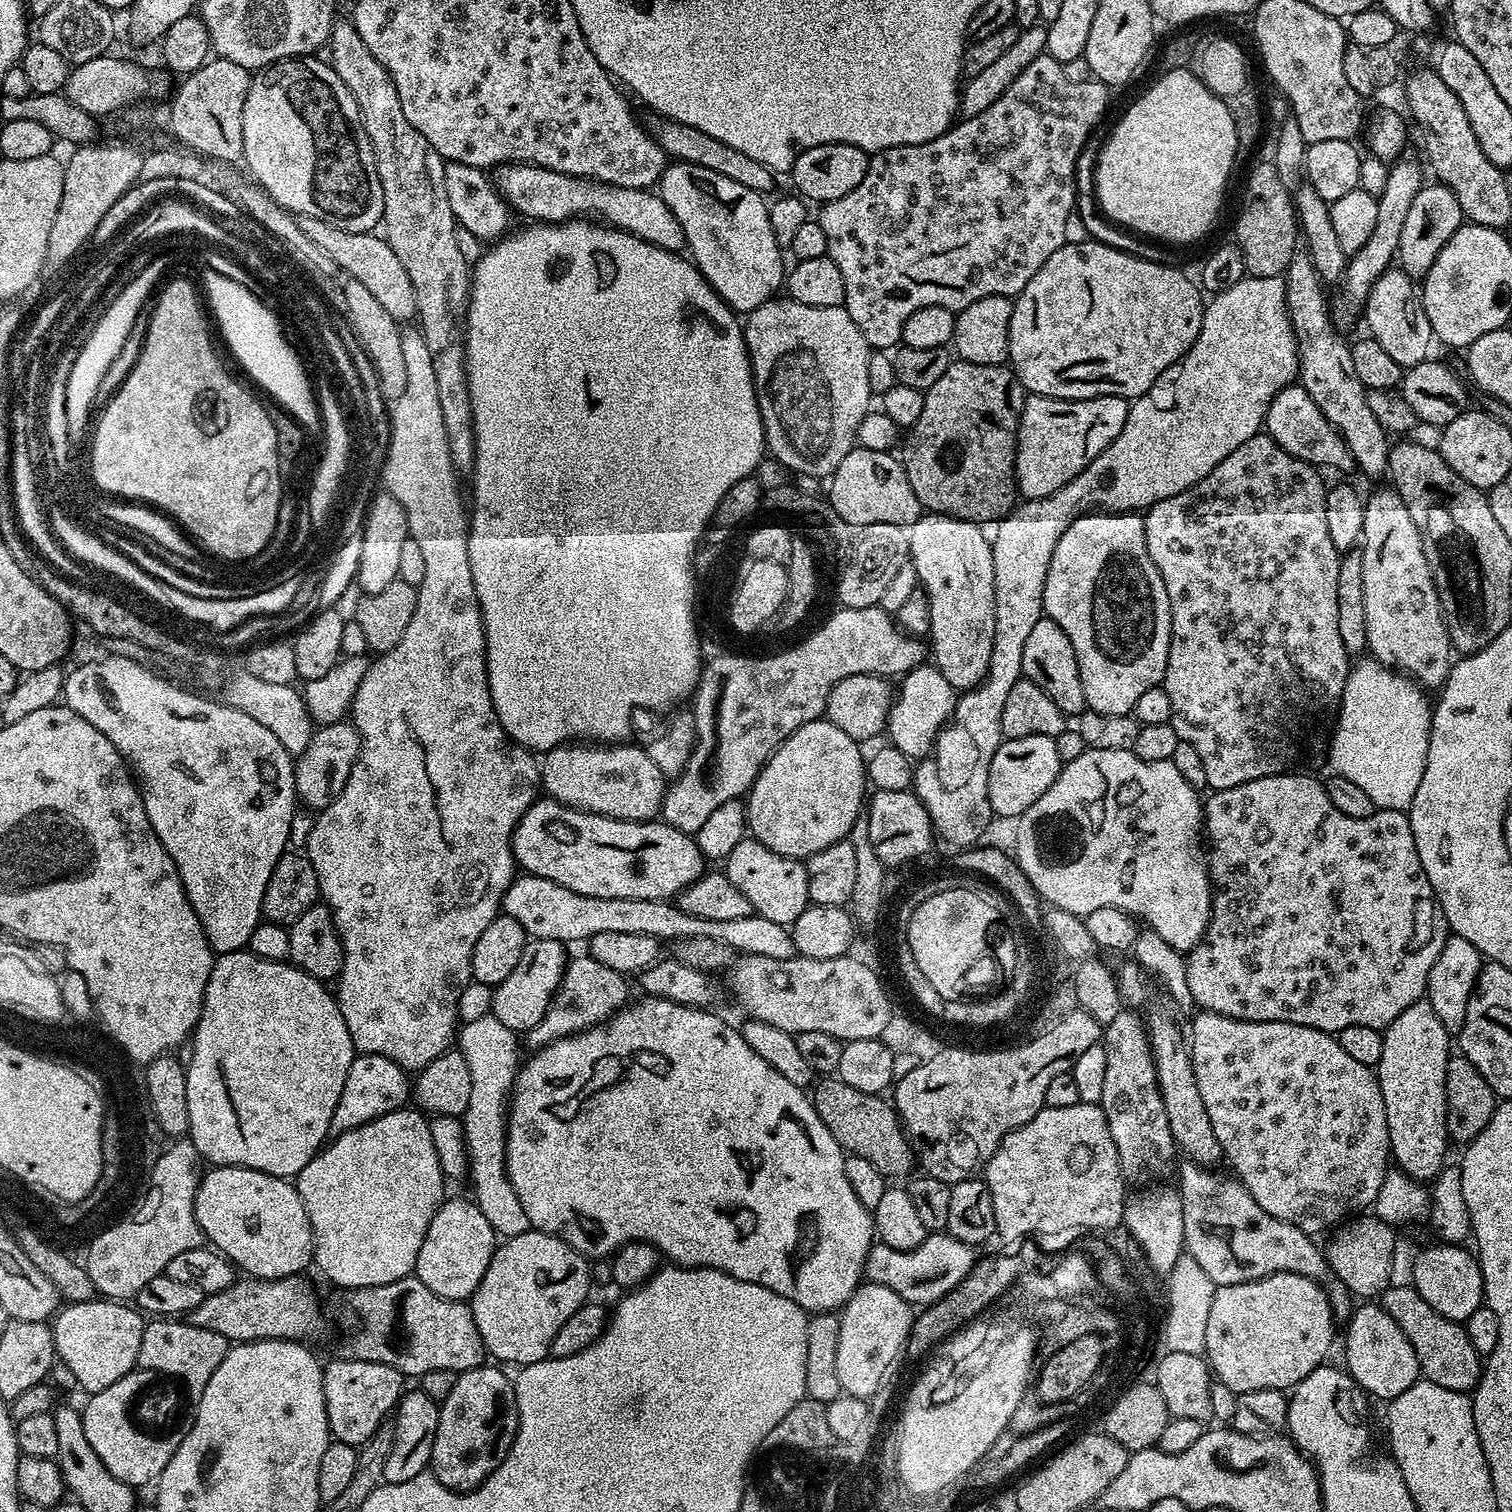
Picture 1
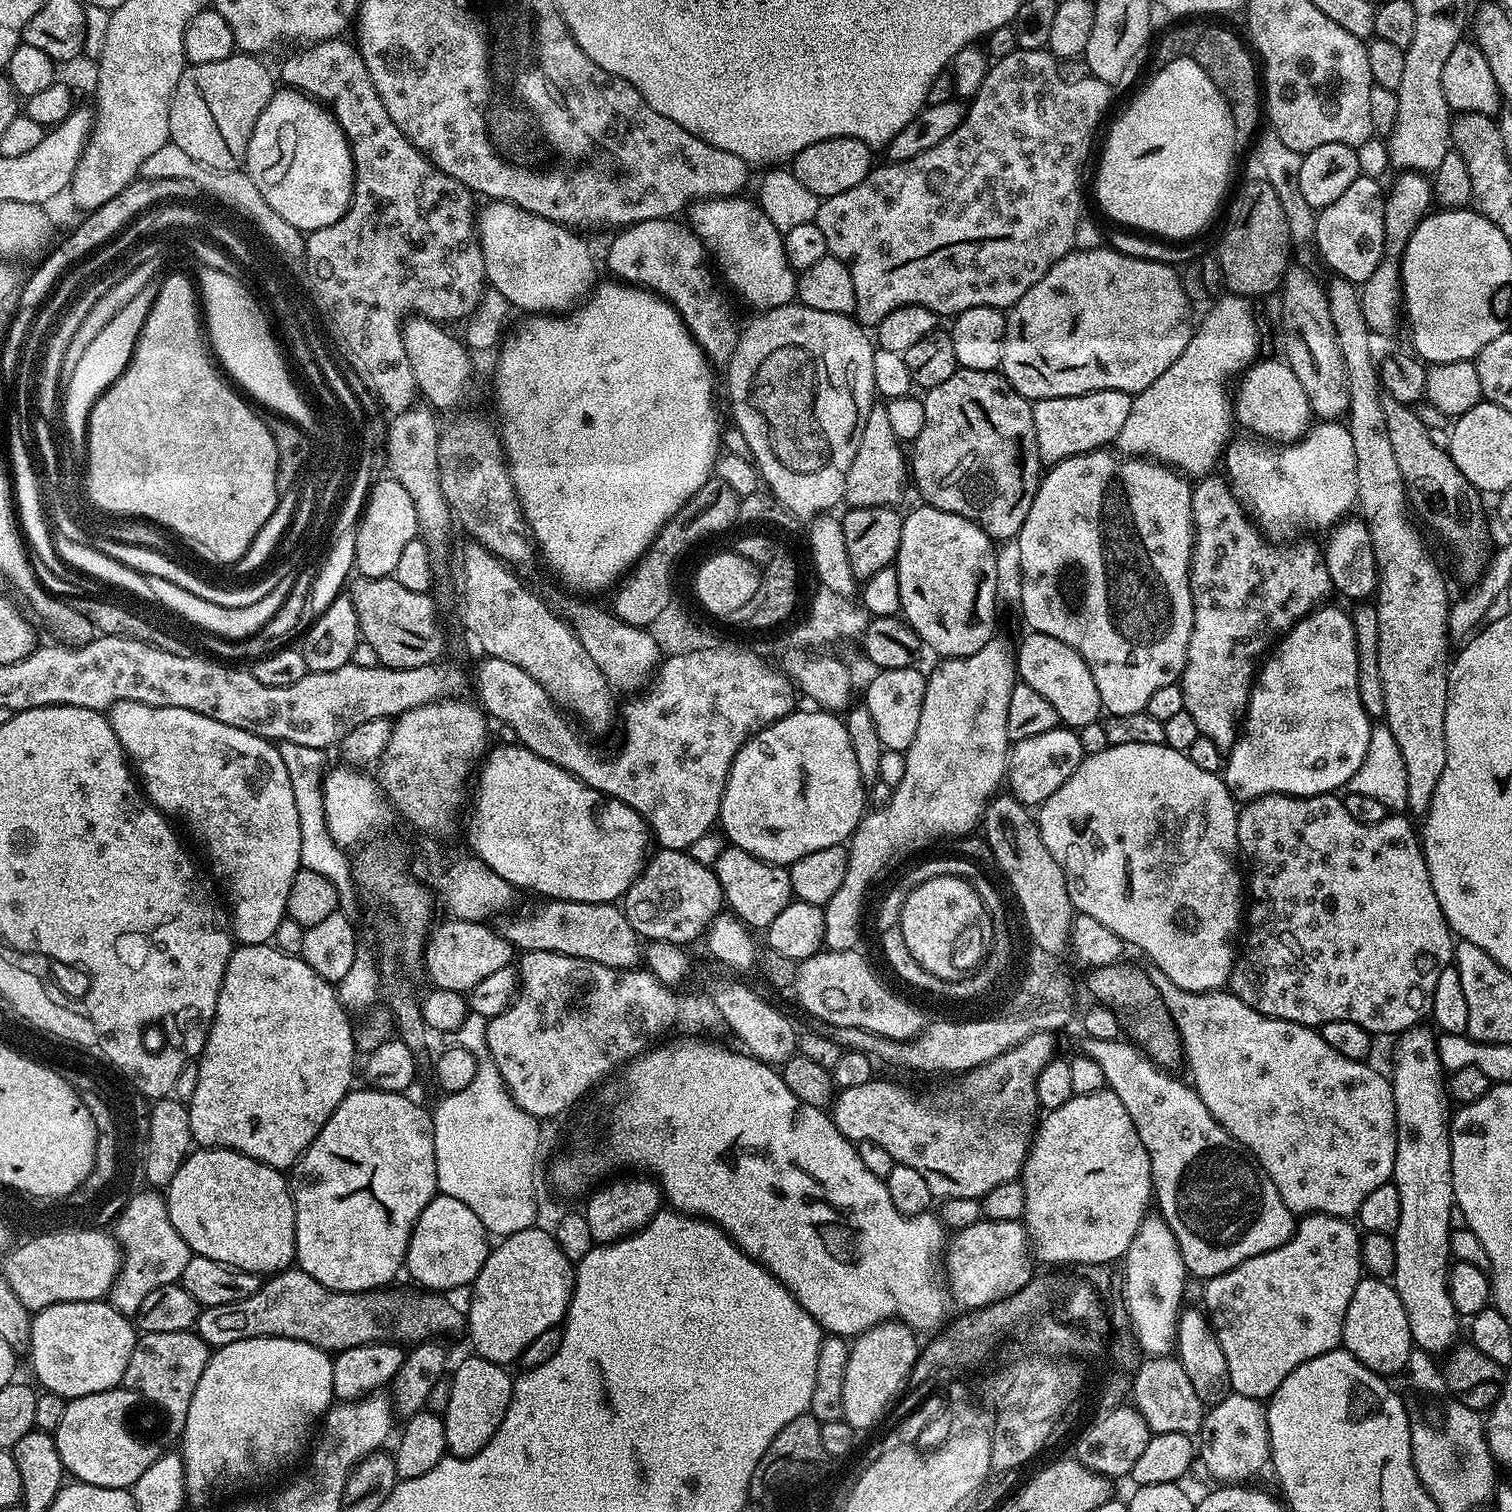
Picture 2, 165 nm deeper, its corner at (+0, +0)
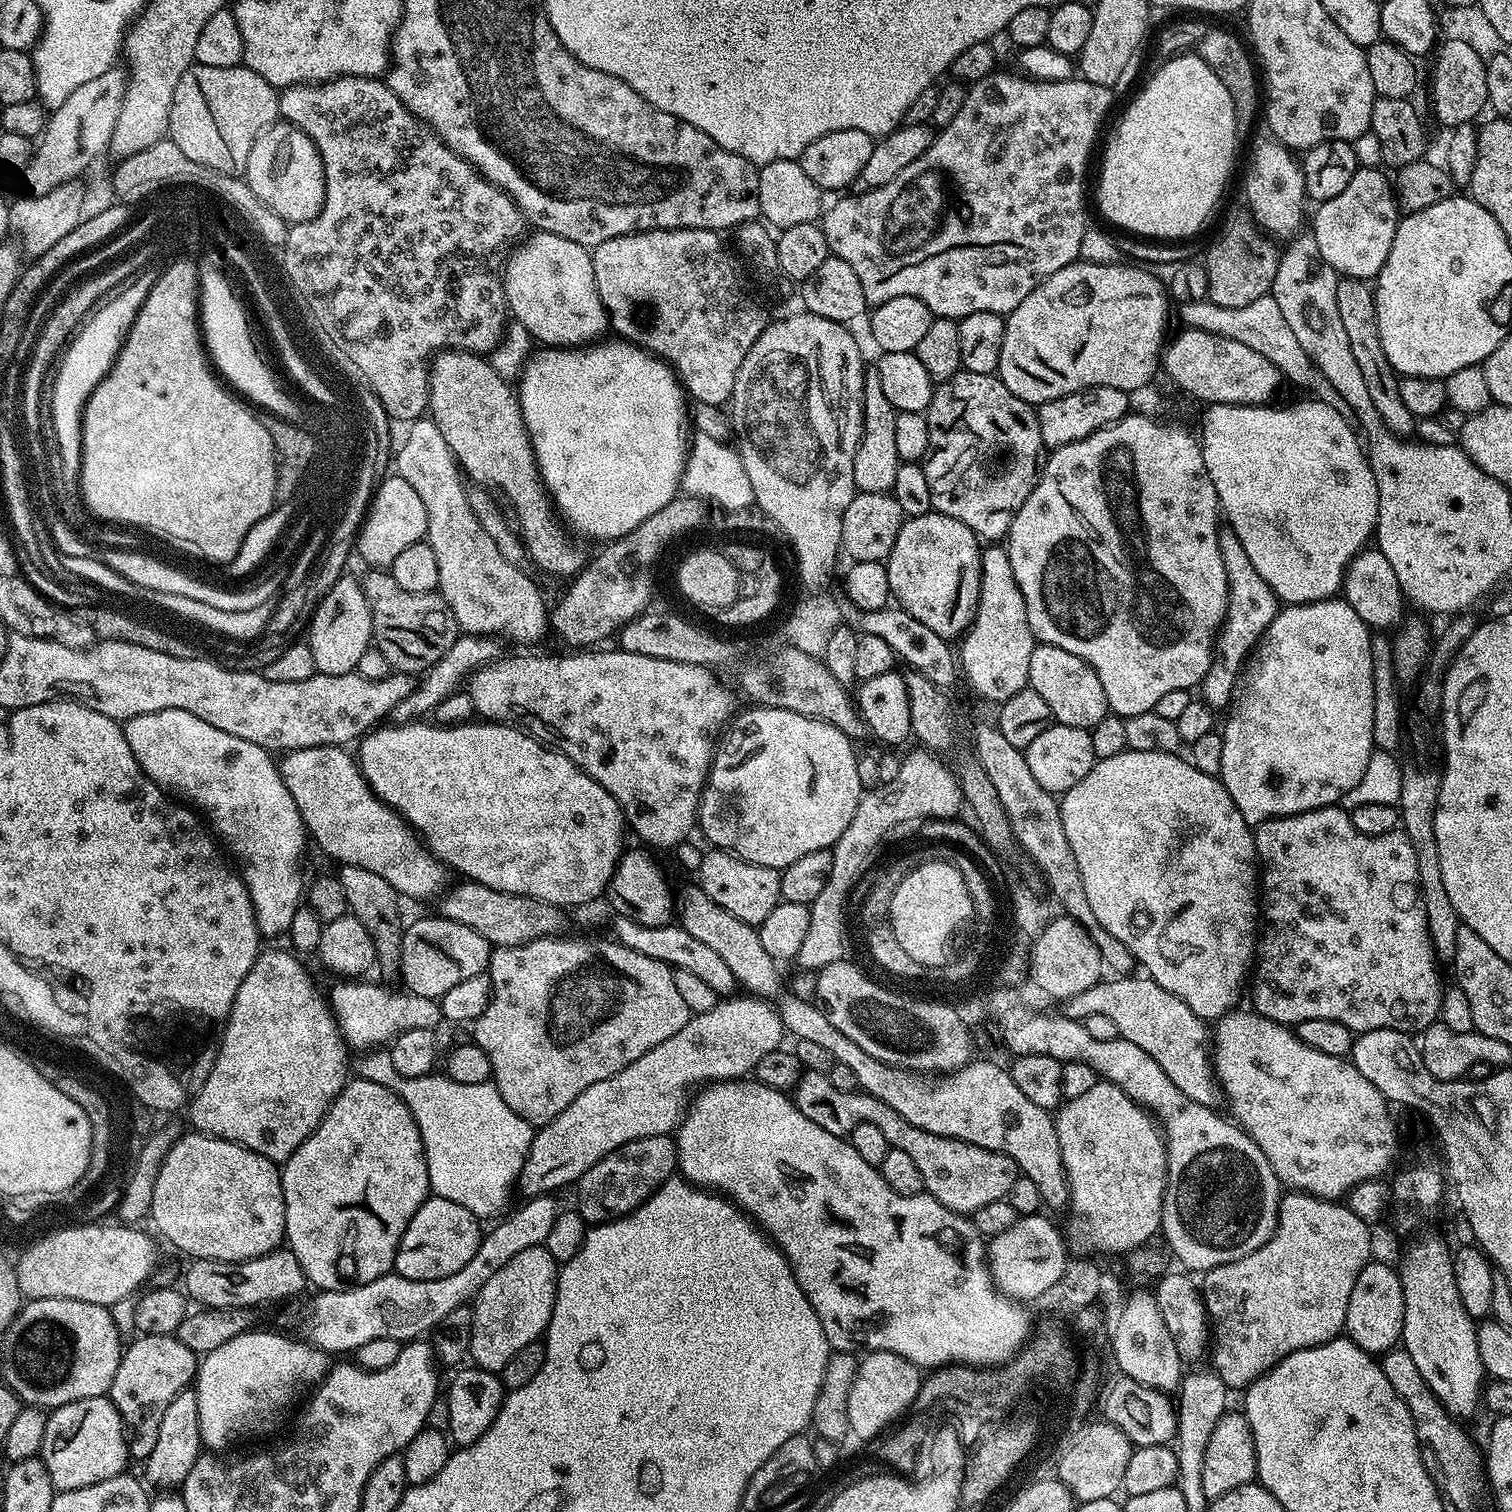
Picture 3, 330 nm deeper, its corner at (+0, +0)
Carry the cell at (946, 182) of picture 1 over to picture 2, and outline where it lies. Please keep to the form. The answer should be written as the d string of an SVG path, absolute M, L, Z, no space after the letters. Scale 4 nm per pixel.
M1017 48L1014 54L1006 54L1006 58L995 61L989 67L988 77L982 82L982 86L971 97L967 105L964 121L950 134L950 138L942 138L938 146L930 146L922 154L918 154L909 160L884 162L884 165L873 167L871 172L858 182L858 186L850 186L850 190L842 190L842 194L823 197L820 201L820 209L814 223L822 235L826 238L826 246L829 253L848 265L850 278L854 278L854 298L856 299L855 319L864 326L875 326L886 318L894 310L902 306L917 304L923 308L929 308L932 312L943 314L952 312L959 314L974 306L986 306L987 308L1011 309L1013 304L1047 274L1055 264L1067 256L1076 248L1074 242L1074 230L1082 219L1080 212L1080 163L1088 156L1092 148L1092 135L1112 100L1113 85L1097 80L1095 76L1085 75L1085 80L1076 80L1071 84L1060 73L1061 65L1057 57L1051 52L1039 48L1038 50L1026 50Z

